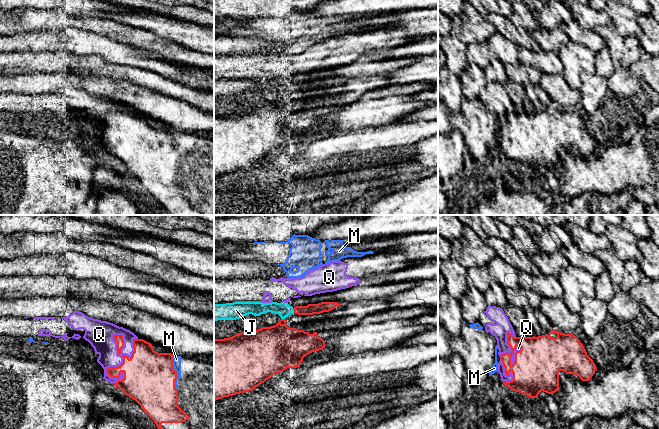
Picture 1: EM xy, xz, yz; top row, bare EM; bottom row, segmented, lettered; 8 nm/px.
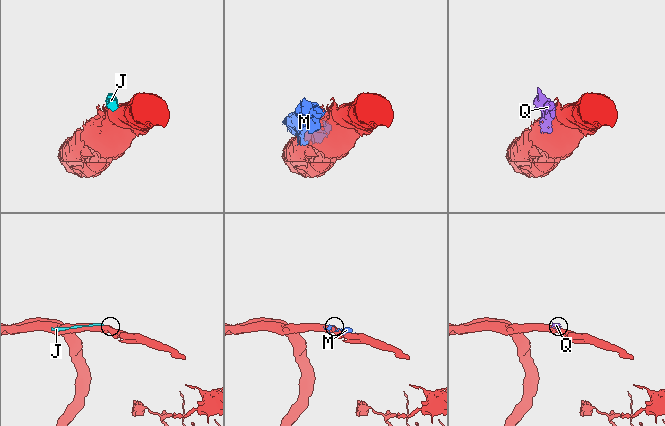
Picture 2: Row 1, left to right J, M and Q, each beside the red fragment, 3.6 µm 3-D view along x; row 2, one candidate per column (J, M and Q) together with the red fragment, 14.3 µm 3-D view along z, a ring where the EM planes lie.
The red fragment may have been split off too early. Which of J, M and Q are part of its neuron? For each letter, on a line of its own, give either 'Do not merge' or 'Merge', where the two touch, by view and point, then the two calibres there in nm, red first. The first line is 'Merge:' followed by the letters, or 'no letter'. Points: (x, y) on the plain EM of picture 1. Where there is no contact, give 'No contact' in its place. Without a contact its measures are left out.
Merge: no letter
J: Do not merge. Touches red at xz (293, 85). Thickness 90 nm (red) against 110 nm
M: Do not merge. Touches red at xy (176, 149). Thickness 420 nm (red) against 60 nm
Q: Do not merge. Touches red at xy (122, 139). Thickness 420 nm (red) against 180 nm

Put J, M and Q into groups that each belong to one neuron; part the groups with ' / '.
J / M Q

